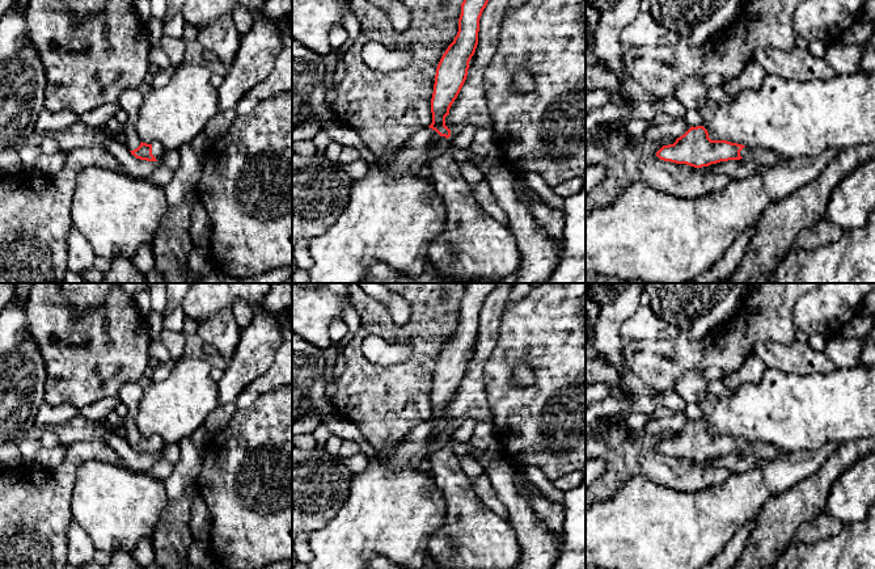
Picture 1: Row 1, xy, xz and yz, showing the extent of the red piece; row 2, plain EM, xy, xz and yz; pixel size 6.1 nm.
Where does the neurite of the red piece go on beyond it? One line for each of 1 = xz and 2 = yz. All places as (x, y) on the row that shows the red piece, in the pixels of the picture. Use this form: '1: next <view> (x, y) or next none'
1: next xz (473, 247)
2: next yz (763, 157)

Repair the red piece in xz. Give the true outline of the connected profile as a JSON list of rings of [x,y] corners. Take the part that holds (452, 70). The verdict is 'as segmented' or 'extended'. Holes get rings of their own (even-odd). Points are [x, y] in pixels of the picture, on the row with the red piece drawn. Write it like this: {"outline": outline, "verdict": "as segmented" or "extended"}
{"outline": [[[464,0],[458,31],[443,54],[431,98],[432,123],[447,138],[444,151],[431,163],[431,180],[447,208],[444,231],[430,244],[428,261],[455,283],[499,279],[519,271],[521,254],[508,226],[493,219],[477,202],[464,178],[458,149],[453,146],[445,117],[468,76],[469,62],[478,45],[479,18],[489,0]]], "verdict": "extended"}

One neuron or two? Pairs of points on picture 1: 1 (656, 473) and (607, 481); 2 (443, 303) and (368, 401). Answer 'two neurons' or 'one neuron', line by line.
1: one neuron
2: one neuron

